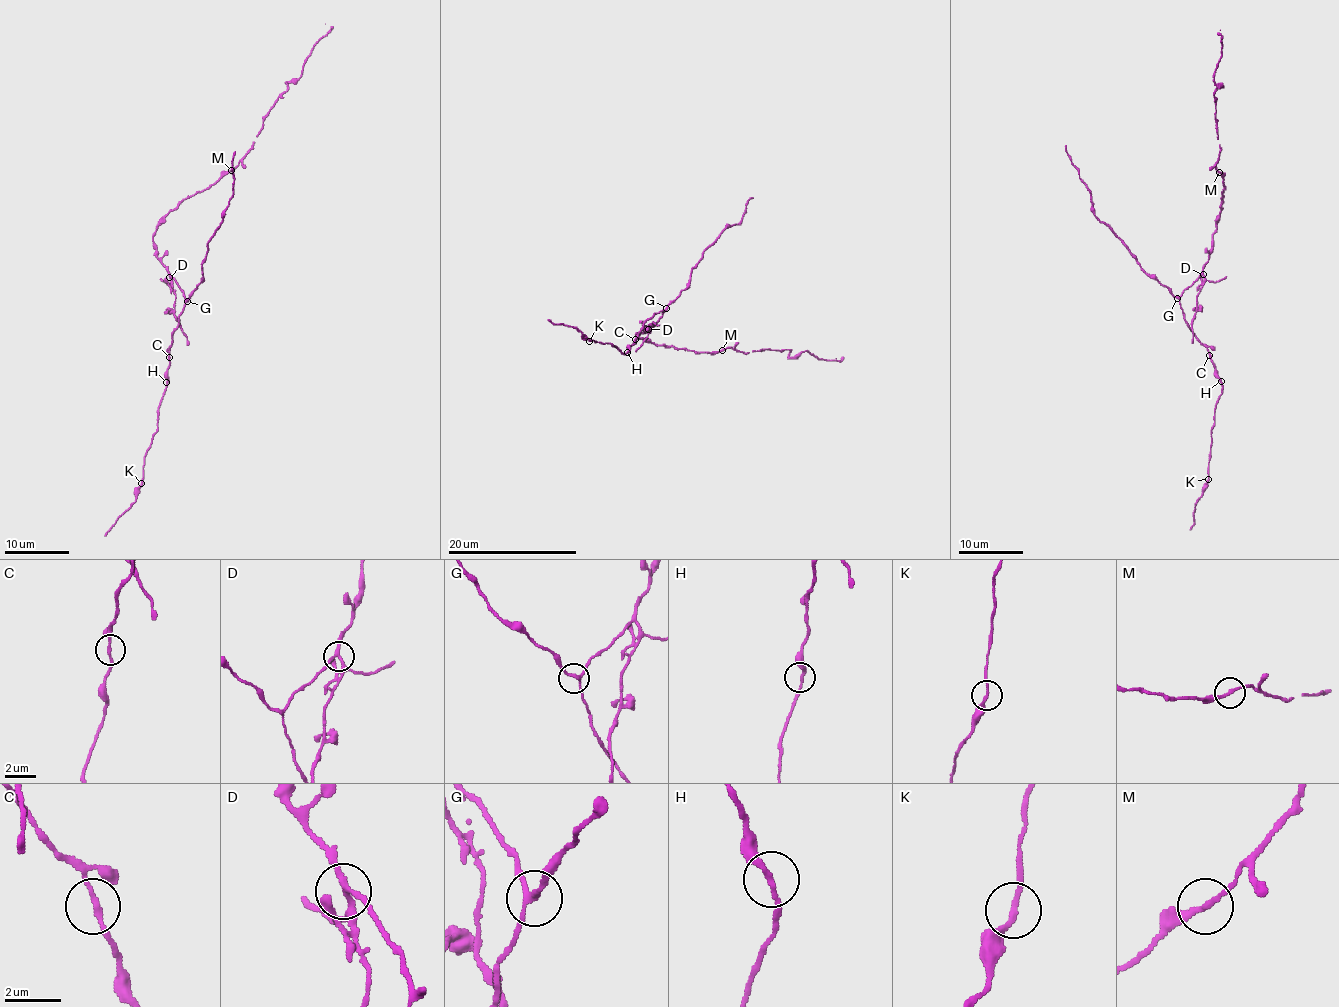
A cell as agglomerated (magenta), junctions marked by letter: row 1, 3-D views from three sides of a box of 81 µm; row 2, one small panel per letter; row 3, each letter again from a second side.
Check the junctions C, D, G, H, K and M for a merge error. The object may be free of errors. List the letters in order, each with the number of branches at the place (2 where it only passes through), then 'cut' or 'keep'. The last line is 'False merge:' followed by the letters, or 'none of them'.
C: 2 branches meet; keep
D: 4 branches meet; cut
G: 3 branches meet; keep
H: 2 branches meet; keep
K: 2 branches meet; keep
M: 2 branches meet; keep
False merge: D

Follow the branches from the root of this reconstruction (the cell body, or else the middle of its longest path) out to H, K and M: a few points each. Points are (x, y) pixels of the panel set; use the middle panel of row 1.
H: (639, 333), (650, 329), (662, 315), (663, 309), (643, 324), (627, 352)
K: (639, 333), (650, 329), (662, 315), (663, 309), (643, 324), (634, 343), (624, 354), (609, 343), (589, 341)
M: (639, 333), (637, 335), (640, 338), (646, 337), (657, 345), (697, 352), (722, 350)

